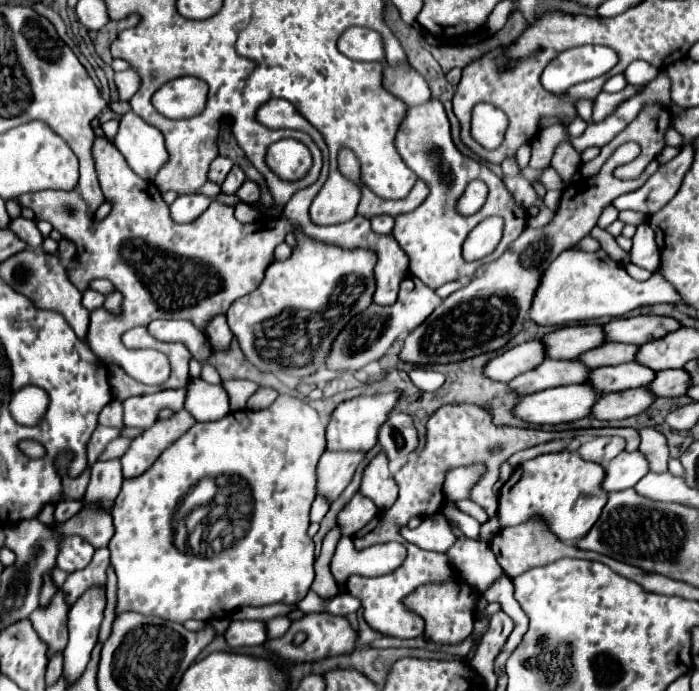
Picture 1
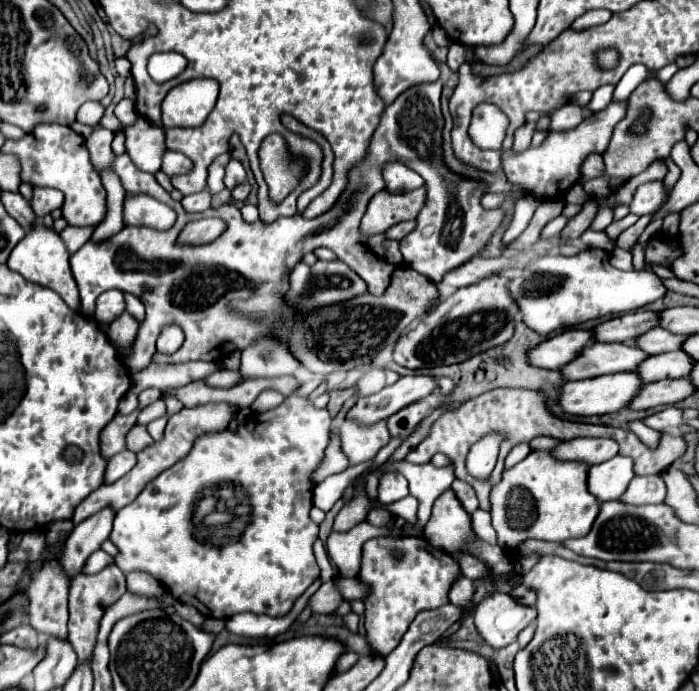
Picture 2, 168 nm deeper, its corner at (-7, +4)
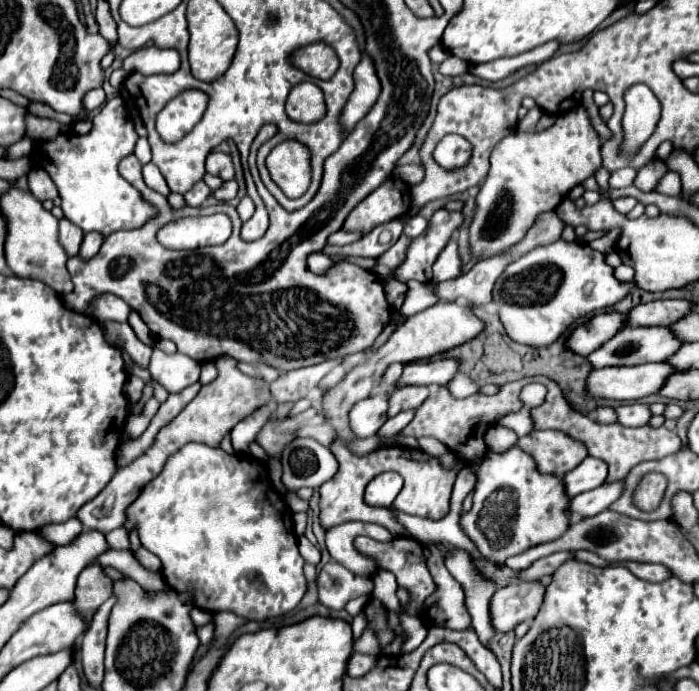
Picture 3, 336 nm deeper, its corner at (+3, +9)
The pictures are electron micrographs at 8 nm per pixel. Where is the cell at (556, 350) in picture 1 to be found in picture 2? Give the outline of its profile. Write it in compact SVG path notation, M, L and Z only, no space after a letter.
M637 311L603 321L595 325L591 331L595 331L597 343L623 343L623 341L633 341L645 331L657 327L657 323L659 323L659 313Z

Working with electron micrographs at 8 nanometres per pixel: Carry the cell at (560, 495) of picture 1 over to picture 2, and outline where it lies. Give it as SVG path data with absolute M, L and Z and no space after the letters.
M531 451L513 469L503 471L503 479L491 489L491 517L497 531L499 545L503 549L517 547L525 539L543 539L563 543L573 537L583 537L589 533L593 521L599 515L599 501L587 489L587 463L579 461L559 461L551 451Z

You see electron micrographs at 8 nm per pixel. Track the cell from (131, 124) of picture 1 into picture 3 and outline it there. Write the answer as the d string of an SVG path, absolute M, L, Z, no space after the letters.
M139 138L139 140L137 140L135 156L137 156L137 160L139 160L141 164L151 162L151 150L149 150L149 144L147 144L147 138Z

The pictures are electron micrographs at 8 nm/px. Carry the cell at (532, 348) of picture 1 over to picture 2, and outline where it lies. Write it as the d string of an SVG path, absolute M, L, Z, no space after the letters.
M563 331L527 351L527 363L543 369L557 369L569 363L587 343L591 343L591 331Z

